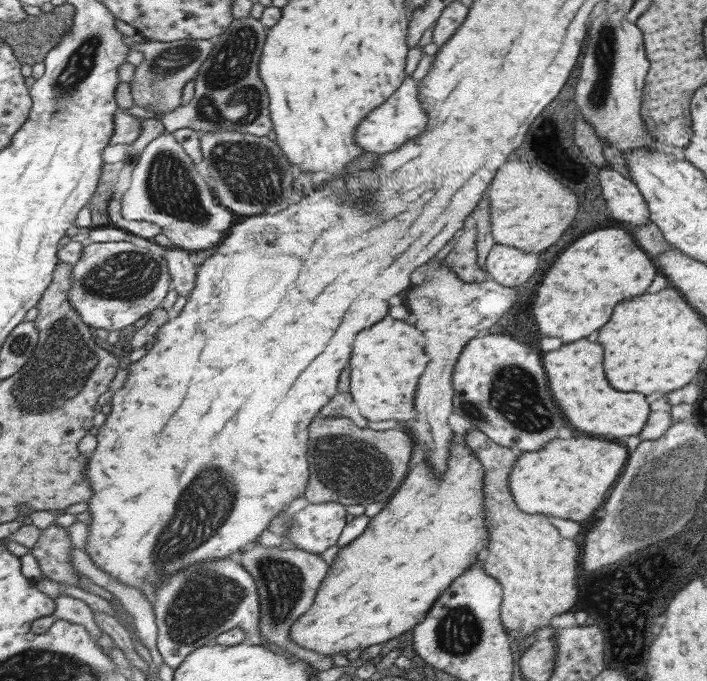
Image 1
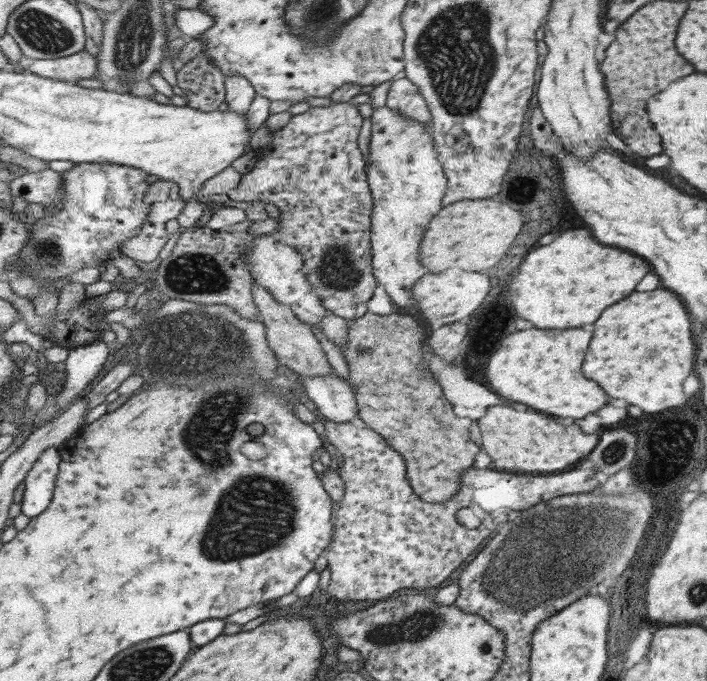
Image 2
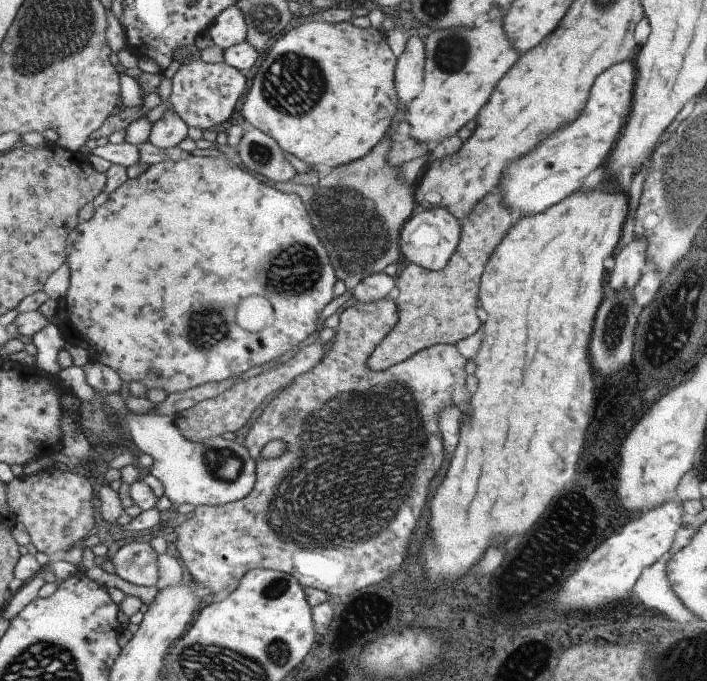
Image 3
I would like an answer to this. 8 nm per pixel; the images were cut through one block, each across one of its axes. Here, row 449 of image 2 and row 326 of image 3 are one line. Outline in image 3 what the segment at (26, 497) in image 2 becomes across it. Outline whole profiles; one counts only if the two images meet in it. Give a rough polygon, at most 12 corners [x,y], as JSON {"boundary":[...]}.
{"boundary":[[51,324],[33,338],[37,366],[59,376],[59,354],[69,344]]}

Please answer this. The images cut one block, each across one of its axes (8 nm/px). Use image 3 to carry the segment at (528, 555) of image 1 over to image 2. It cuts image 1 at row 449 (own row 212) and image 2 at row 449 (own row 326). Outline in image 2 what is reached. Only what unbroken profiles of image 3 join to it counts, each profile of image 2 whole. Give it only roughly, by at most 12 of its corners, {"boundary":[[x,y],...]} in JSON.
{"boundary":[[403,314],[349,320],[357,418],[447,502],[479,454]]}

